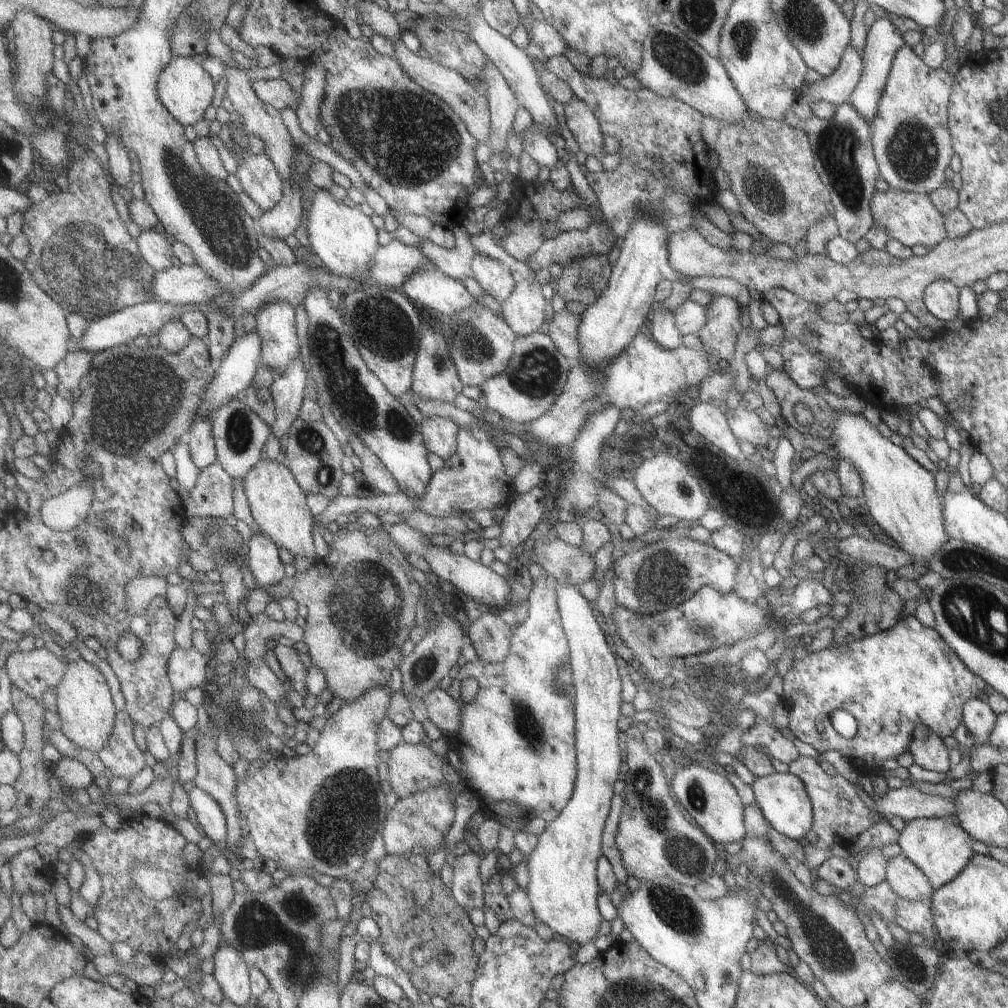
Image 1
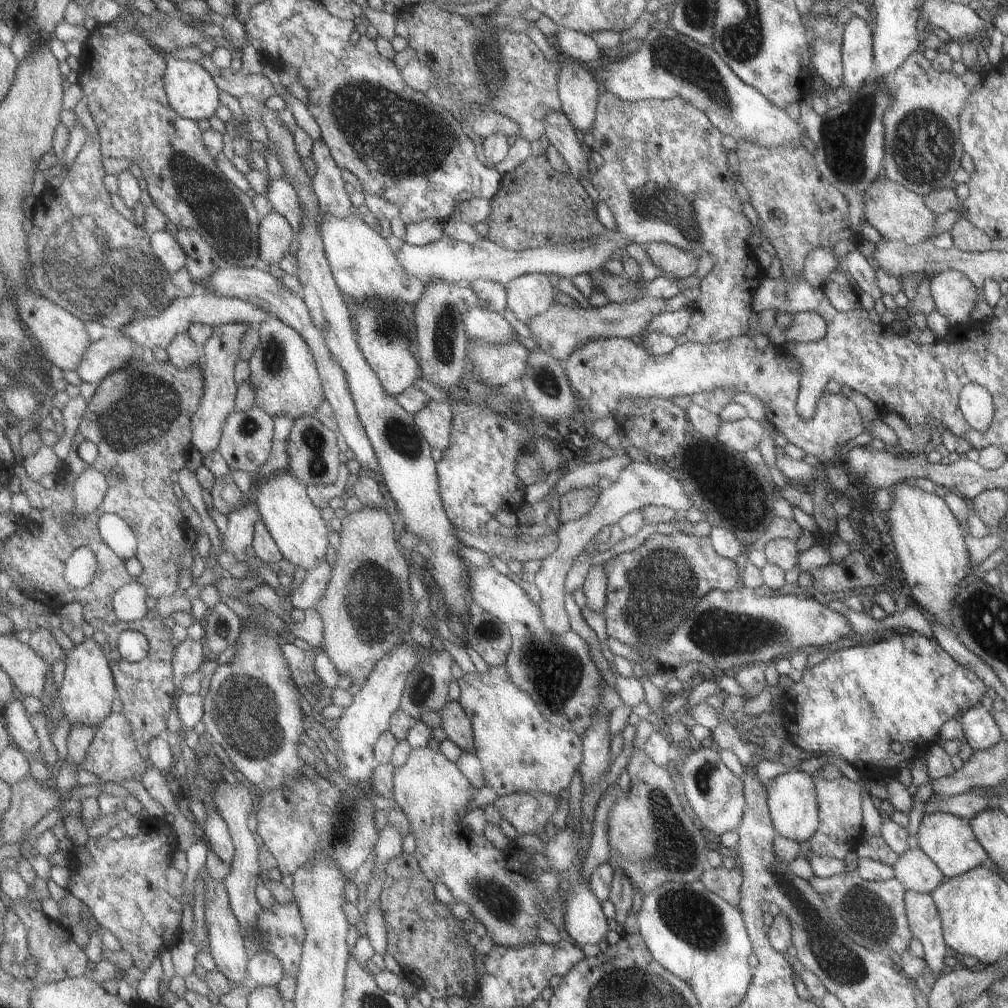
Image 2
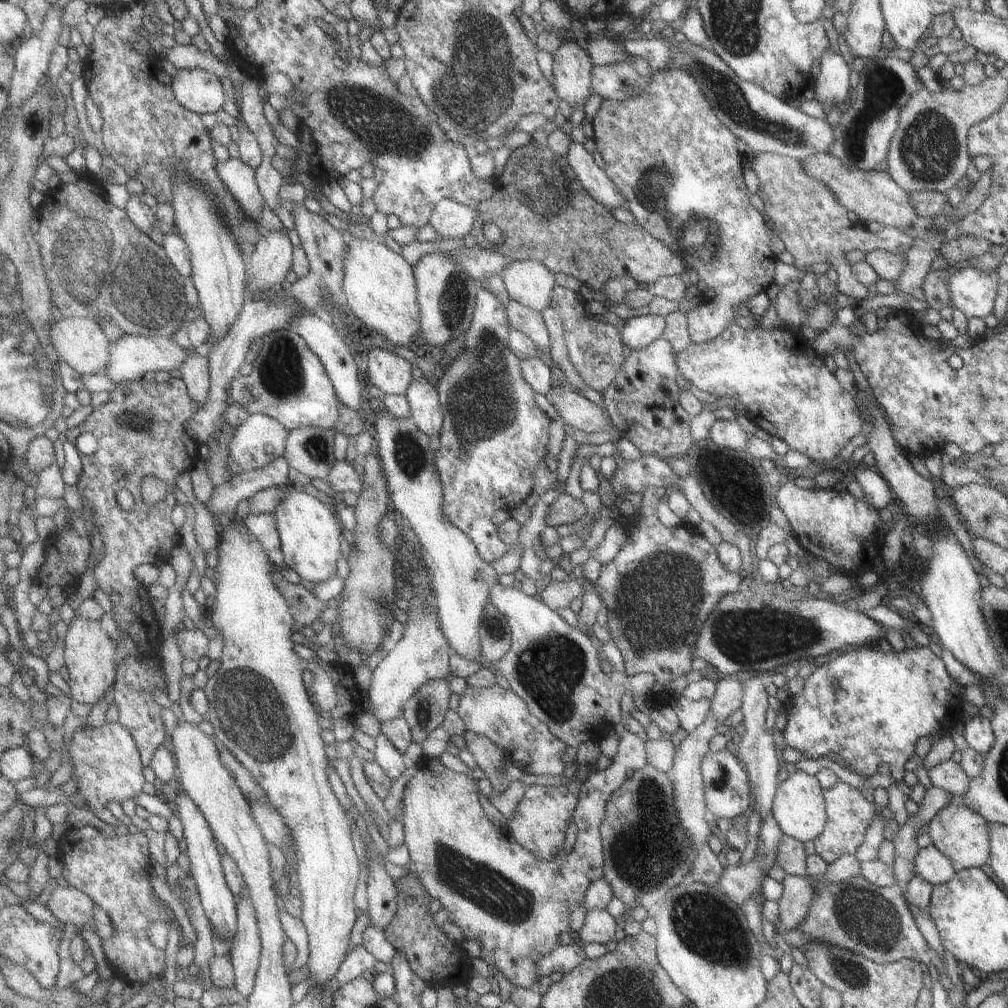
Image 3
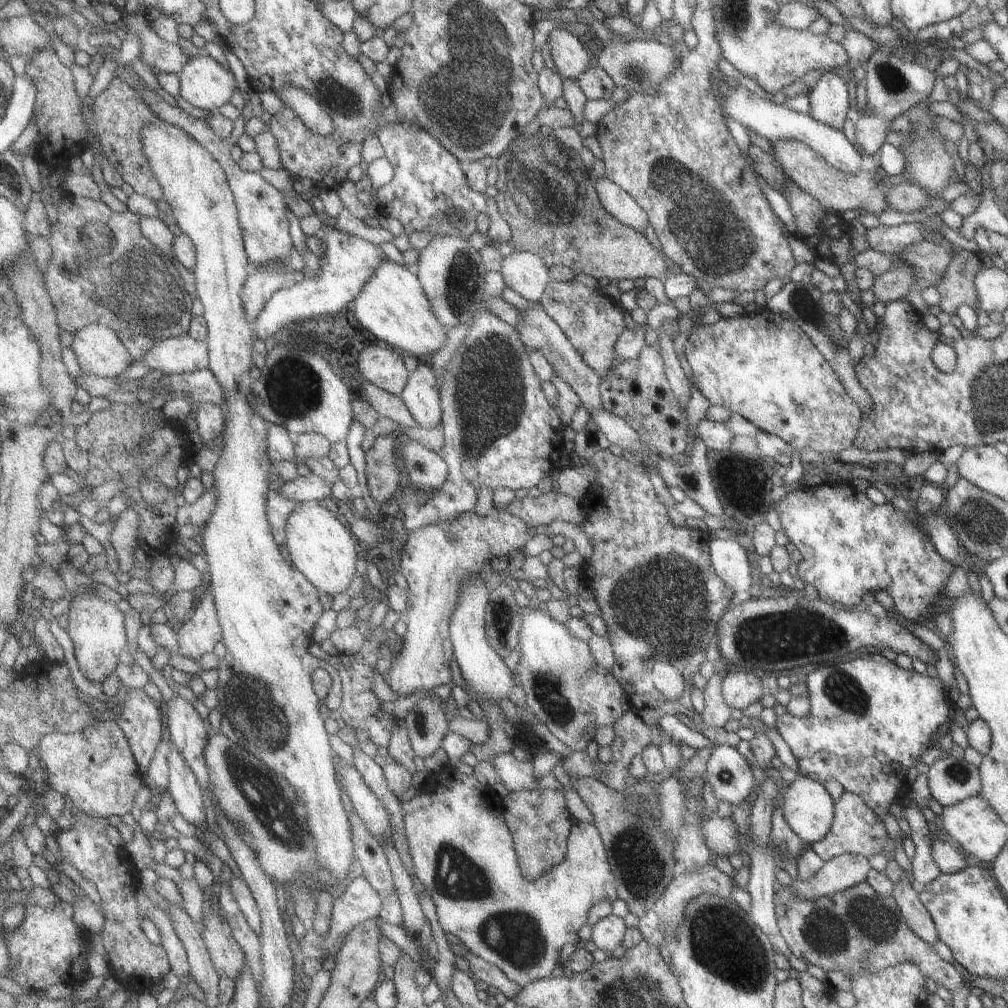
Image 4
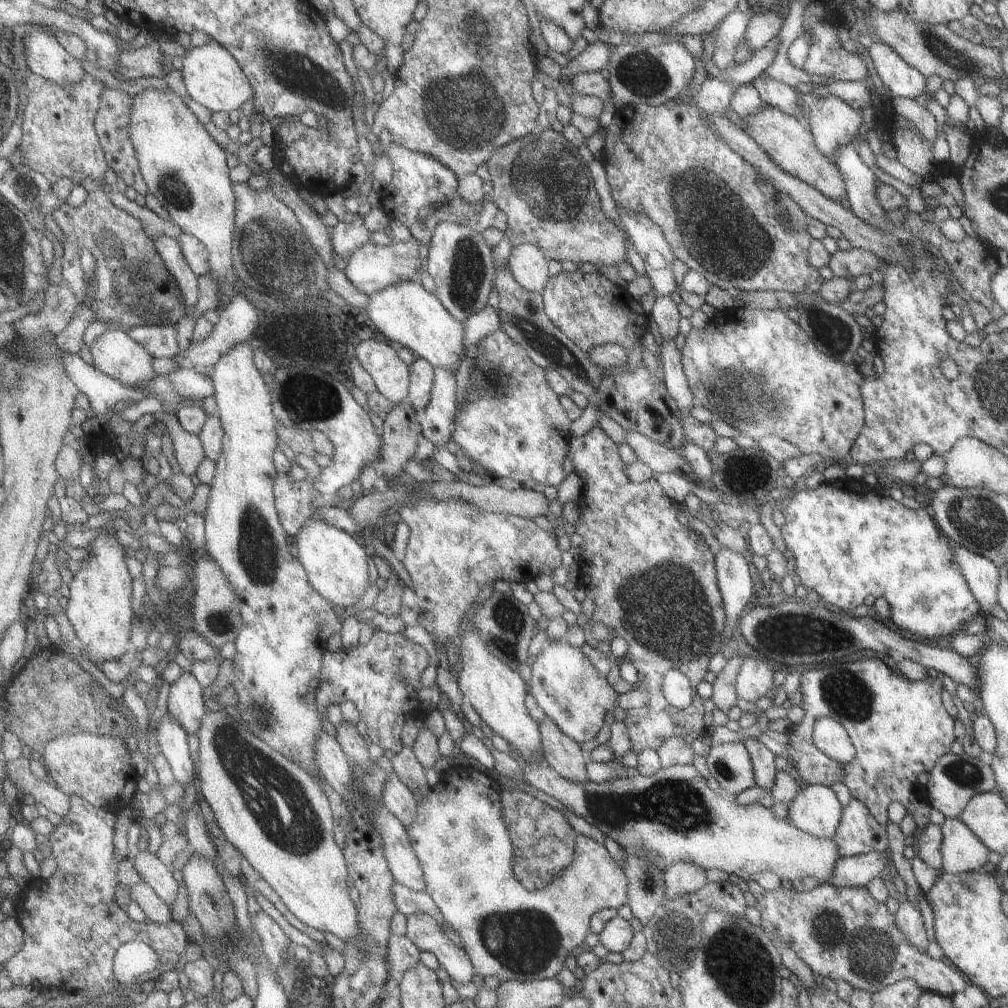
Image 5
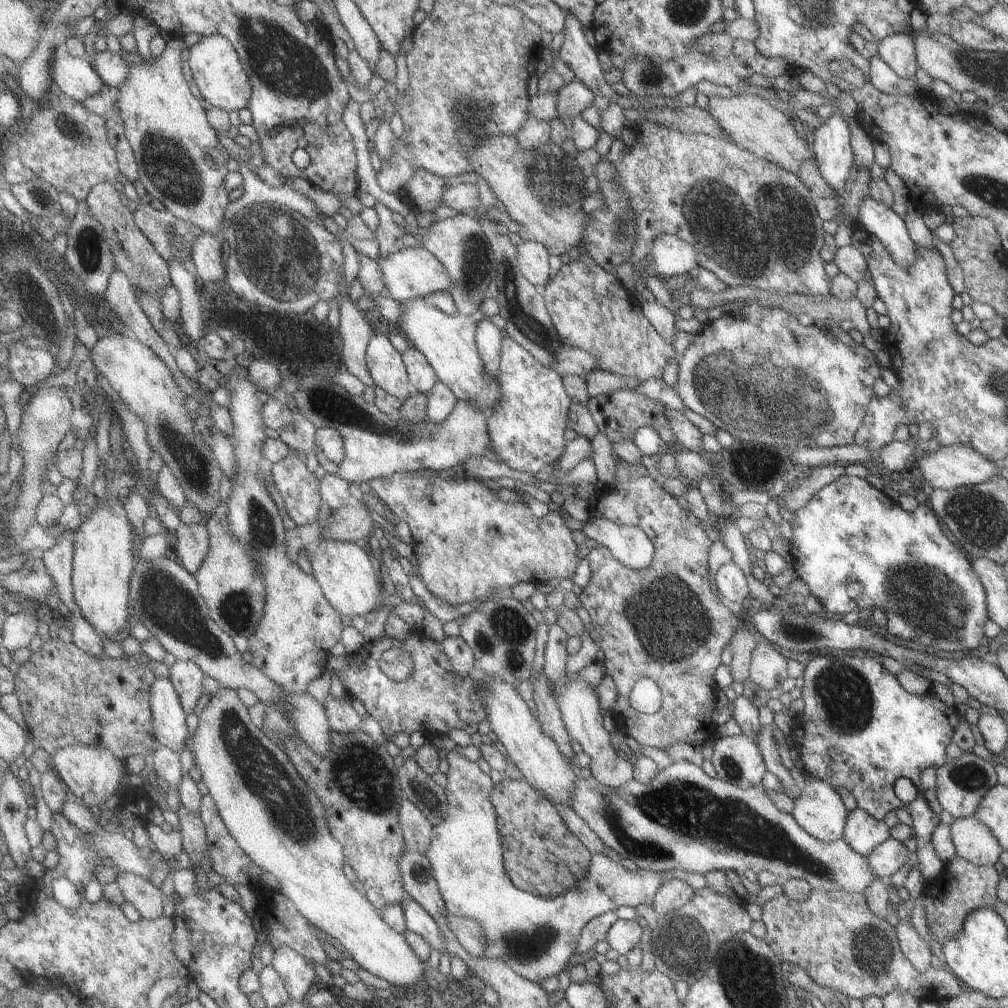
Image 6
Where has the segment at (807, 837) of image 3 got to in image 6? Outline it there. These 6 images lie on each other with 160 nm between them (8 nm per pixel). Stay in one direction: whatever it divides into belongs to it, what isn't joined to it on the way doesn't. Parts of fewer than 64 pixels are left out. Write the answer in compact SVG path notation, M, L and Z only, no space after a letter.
M806 776L792 808L794 821L813 838L831 842L842 838L848 811L827 782Z

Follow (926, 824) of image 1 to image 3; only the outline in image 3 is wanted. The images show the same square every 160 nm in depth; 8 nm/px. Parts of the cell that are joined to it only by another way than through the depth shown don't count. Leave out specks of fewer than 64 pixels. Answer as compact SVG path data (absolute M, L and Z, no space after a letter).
M957 801L947 803L927 824L927 836L943 856L946 856L955 869L980 867L986 864L989 852L988 822L975 811Z

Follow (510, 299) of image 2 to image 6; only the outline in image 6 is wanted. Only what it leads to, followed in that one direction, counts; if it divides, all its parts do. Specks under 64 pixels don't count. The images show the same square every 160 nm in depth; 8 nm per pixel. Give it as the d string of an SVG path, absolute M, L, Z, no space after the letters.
M521 240L521 244L516 246L516 261L522 277L539 289L551 277L547 258L548 252L537 241Z

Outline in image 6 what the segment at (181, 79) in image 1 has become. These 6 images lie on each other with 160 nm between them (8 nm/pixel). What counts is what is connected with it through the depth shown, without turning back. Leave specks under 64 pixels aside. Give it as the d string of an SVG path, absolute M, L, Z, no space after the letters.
M215 33L202 39L190 48L187 60L197 84L197 92L203 94L210 106L219 107L231 112L246 108L254 94L250 76L243 66L242 58L234 44L226 37Z

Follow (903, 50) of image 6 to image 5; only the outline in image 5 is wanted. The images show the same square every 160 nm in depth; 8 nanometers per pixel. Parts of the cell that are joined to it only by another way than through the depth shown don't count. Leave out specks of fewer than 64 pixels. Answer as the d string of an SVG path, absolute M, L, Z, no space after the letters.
M873 42L867 48L873 70L877 73L883 86L889 91L889 98L915 98L925 91L926 78L911 68L902 58L886 44Z

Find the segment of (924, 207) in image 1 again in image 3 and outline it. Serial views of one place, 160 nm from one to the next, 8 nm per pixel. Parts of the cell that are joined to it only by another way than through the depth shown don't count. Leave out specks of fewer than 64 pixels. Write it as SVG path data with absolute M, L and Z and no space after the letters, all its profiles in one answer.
M815 153L800 161L803 172L822 182L835 197L835 200L848 211L857 215L859 222L864 225L870 221L879 222L884 227L893 227L899 230L912 225L916 216L910 205L908 193L900 189L886 171L869 169L868 171L847 168L844 162L825 153Z

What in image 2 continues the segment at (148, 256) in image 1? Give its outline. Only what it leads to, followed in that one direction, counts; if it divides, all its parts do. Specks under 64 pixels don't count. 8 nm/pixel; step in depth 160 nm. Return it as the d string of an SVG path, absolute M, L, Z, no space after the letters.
M172 228L165 231L155 231L151 236L152 247L168 271L174 273L186 266L185 249L179 244Z

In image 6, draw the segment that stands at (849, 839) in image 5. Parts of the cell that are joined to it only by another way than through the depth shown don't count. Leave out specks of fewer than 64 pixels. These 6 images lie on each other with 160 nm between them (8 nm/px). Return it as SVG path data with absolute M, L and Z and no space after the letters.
M859 807L849 812L842 839L857 854L866 857L878 844L889 838L888 827Z

